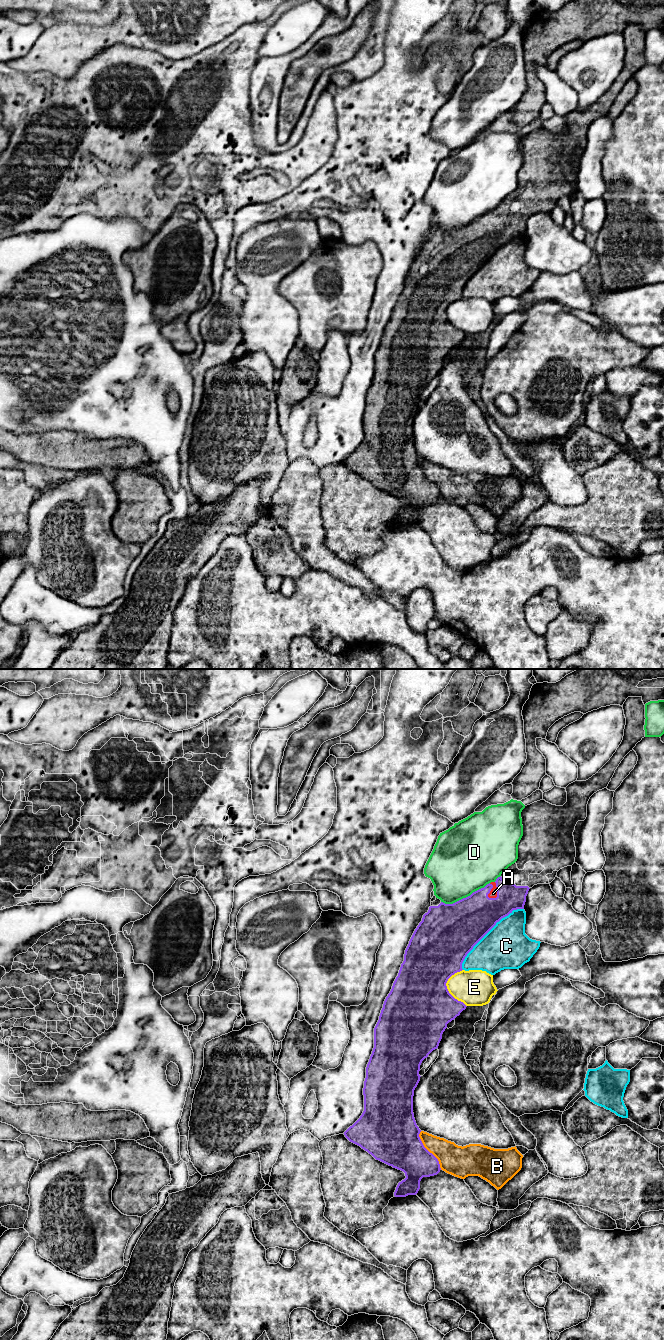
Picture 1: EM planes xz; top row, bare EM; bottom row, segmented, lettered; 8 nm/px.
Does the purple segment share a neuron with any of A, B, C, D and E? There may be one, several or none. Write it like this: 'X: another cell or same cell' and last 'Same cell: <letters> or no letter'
A: same cell
B: another cell
C: another cell
D: another cell
E: another cell
Same cell: A

